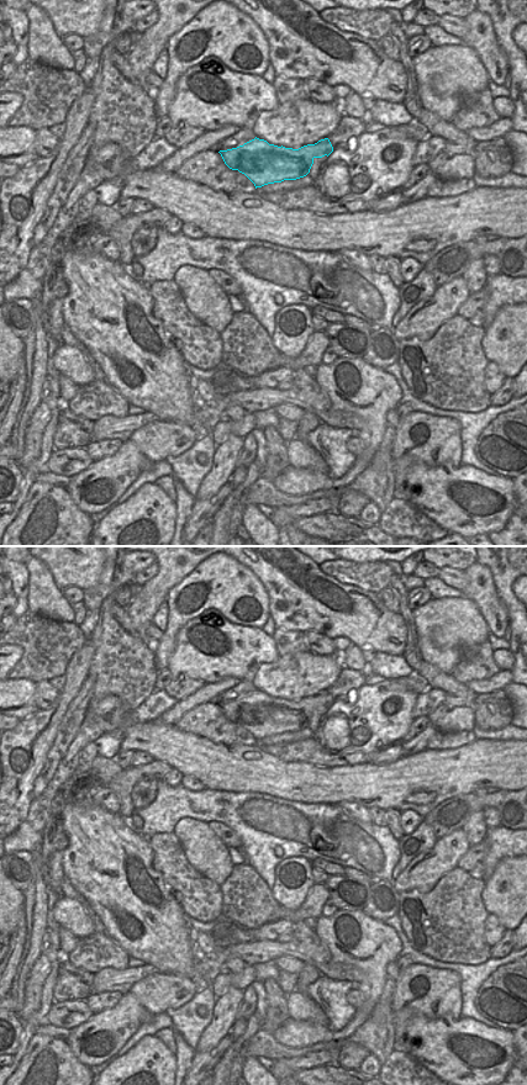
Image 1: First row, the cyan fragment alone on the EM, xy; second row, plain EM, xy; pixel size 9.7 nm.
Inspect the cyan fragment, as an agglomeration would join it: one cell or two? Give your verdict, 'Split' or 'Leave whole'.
Split

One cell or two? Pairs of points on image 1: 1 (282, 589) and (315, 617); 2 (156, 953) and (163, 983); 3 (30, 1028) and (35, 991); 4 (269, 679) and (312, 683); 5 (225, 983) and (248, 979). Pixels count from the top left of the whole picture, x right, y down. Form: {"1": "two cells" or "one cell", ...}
{"1": "one cell", "2": "two cells", "3": "two cells", "4": "one cell", "5": "one cell"}

